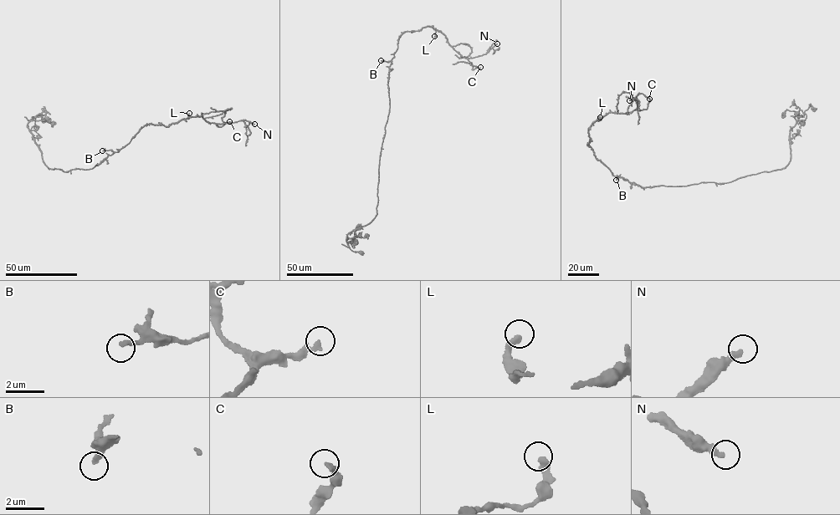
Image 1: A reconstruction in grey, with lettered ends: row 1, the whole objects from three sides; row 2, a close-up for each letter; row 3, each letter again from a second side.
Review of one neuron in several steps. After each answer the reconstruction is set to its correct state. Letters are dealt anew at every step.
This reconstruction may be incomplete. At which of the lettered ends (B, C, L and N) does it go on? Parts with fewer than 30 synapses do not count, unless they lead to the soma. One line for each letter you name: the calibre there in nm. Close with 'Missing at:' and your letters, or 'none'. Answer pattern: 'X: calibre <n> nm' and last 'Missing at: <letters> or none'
Missing at: none

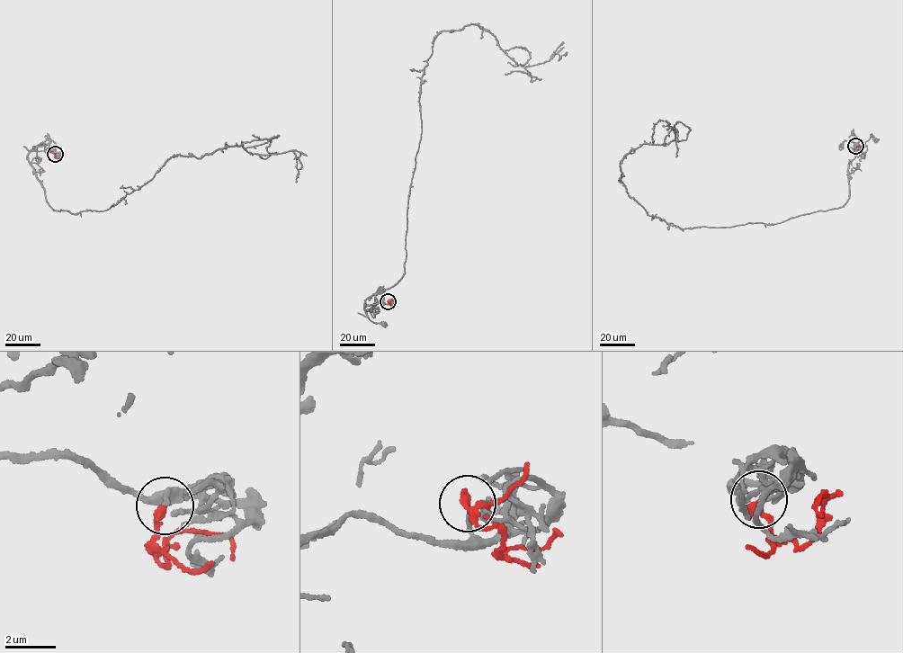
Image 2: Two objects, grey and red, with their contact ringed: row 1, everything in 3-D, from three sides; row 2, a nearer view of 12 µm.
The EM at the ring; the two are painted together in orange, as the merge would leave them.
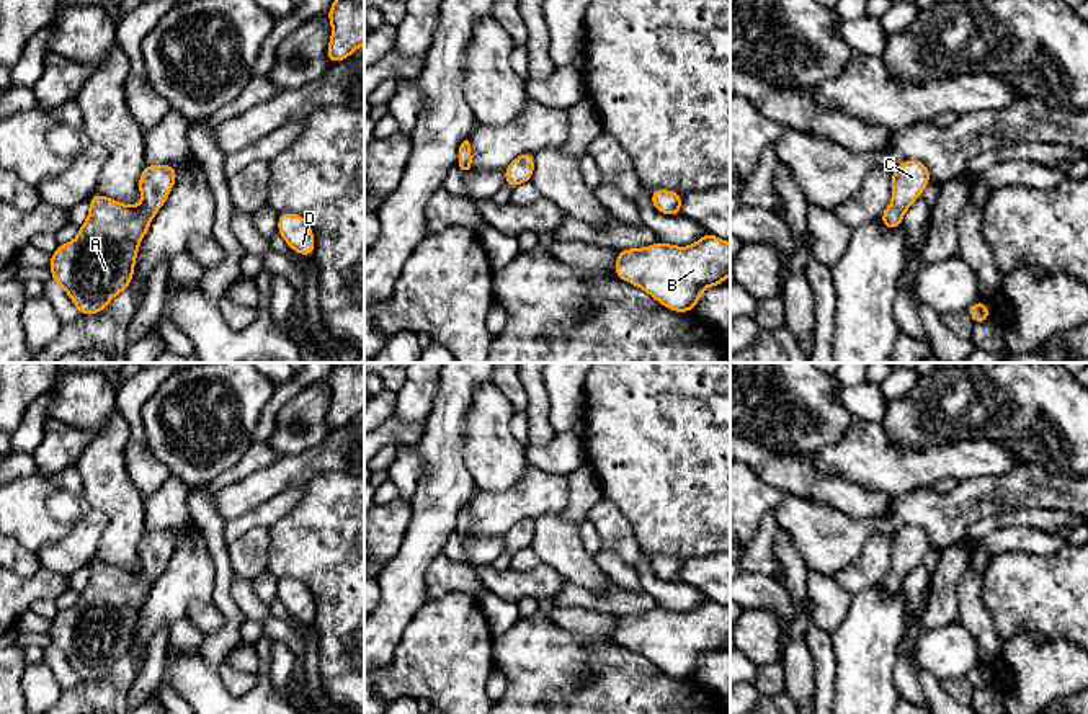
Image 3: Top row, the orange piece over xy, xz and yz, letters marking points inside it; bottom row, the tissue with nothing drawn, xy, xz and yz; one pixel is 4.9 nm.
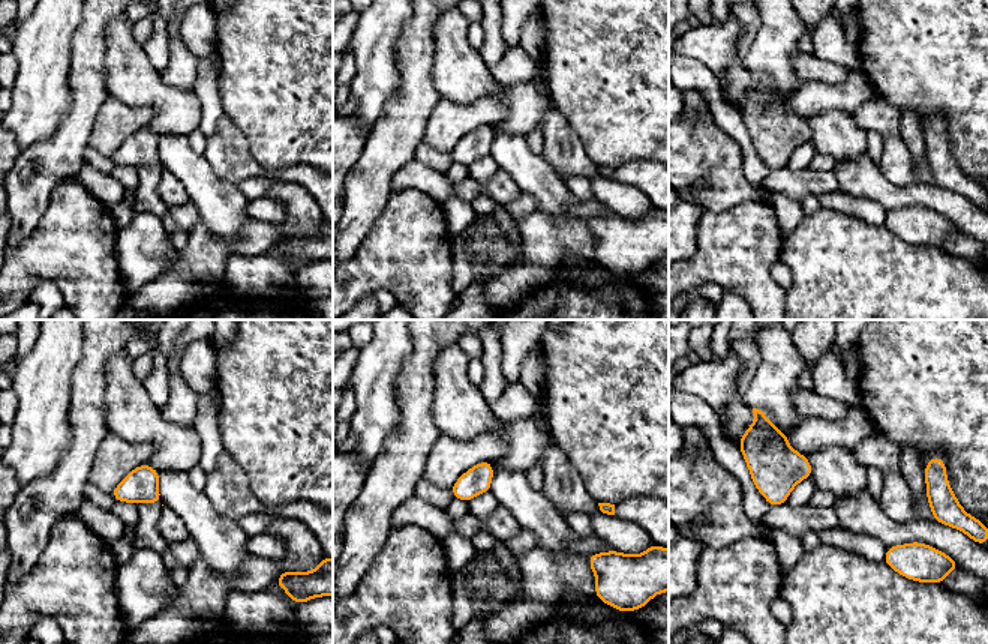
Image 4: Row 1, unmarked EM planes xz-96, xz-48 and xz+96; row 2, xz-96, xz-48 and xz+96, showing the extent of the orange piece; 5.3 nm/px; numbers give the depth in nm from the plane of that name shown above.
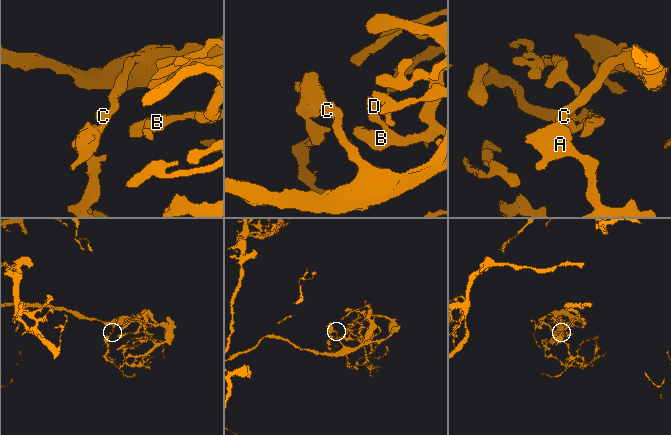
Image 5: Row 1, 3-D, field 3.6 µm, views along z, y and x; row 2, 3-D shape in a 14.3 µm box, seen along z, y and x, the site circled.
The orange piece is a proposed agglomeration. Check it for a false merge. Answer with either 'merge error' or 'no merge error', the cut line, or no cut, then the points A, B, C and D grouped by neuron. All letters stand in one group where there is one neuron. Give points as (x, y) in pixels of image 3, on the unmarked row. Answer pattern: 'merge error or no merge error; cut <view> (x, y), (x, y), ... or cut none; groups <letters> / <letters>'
no merge error; cut none; groups A B C D

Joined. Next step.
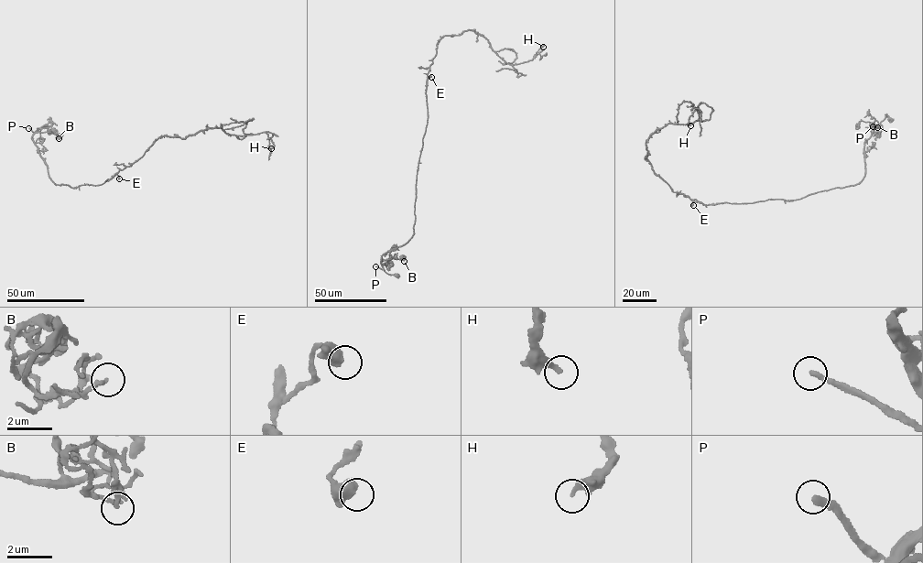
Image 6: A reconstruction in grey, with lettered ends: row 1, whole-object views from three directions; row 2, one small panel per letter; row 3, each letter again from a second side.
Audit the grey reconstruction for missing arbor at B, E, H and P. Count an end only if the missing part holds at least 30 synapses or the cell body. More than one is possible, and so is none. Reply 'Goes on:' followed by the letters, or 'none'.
Goes on: P

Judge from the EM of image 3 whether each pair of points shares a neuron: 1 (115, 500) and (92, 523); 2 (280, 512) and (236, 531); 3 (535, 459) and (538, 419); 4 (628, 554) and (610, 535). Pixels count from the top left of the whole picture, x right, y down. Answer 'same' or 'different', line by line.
1: different
2: same
3: different
4: same

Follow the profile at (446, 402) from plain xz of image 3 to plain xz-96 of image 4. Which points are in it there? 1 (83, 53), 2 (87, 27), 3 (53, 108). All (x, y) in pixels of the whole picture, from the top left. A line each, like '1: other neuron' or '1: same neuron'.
1: same neuron
2: same neuron
3: other neuron

